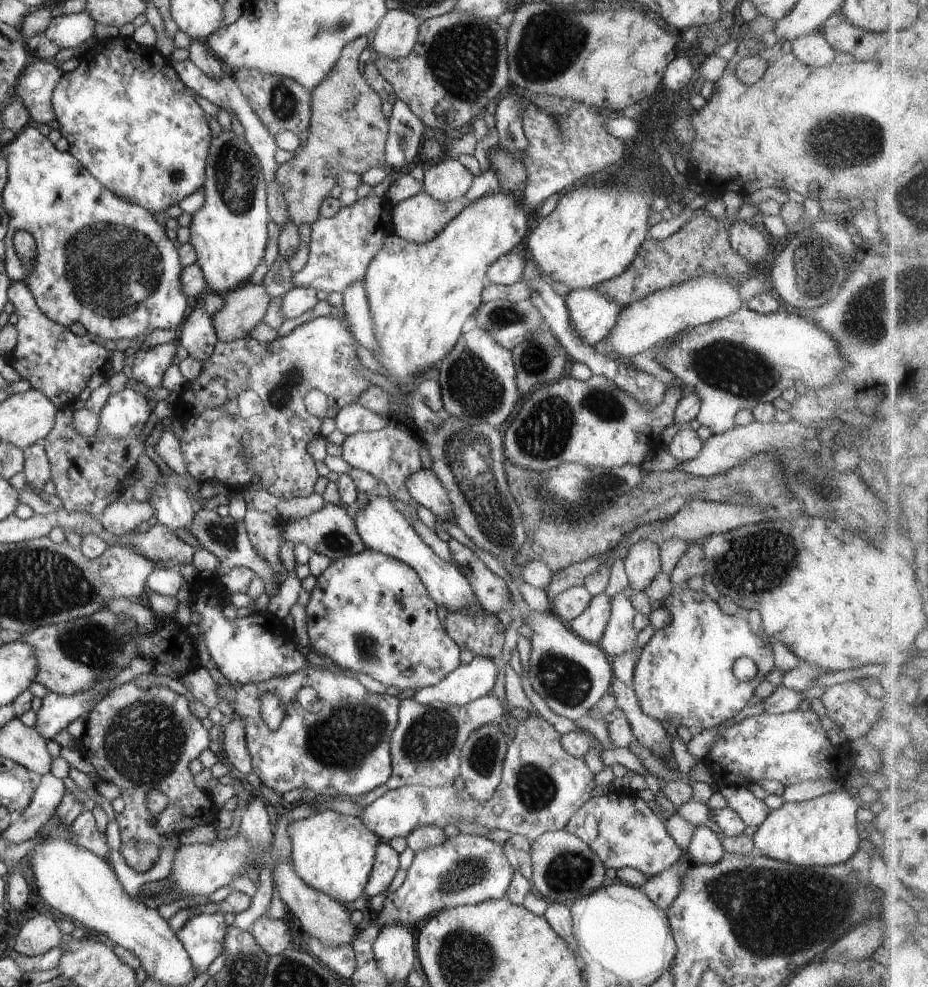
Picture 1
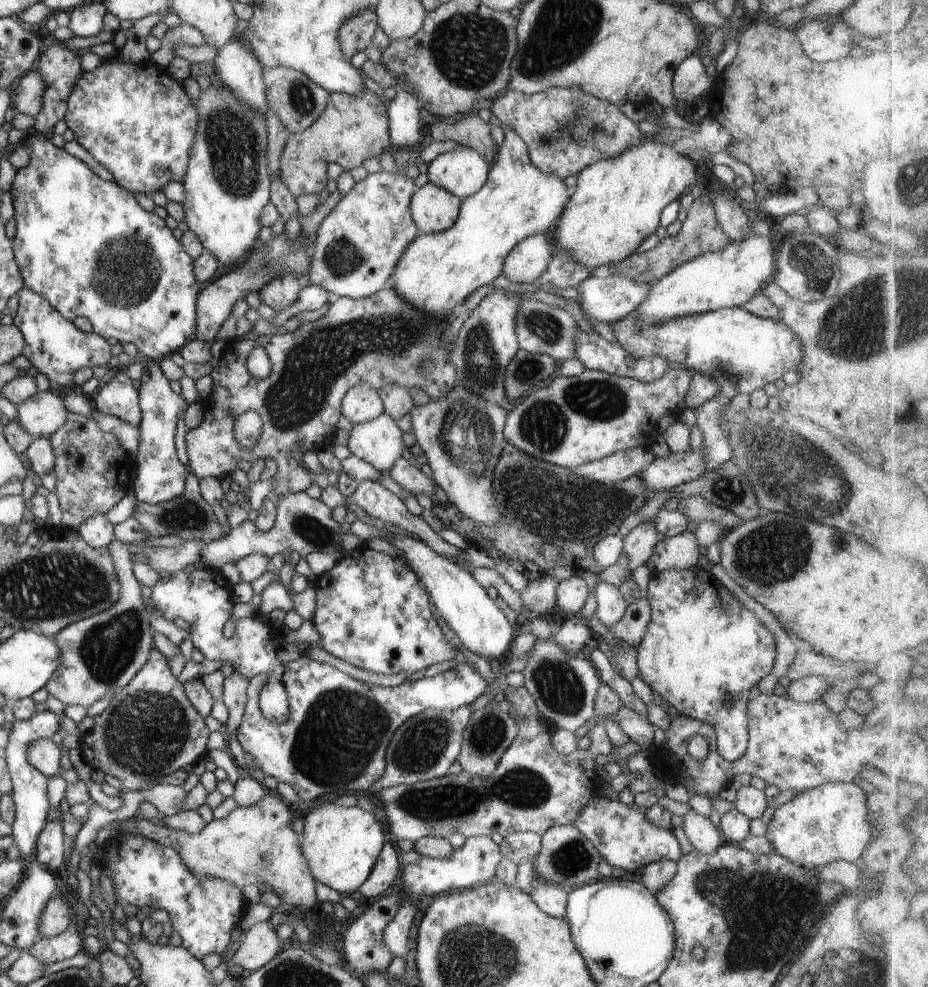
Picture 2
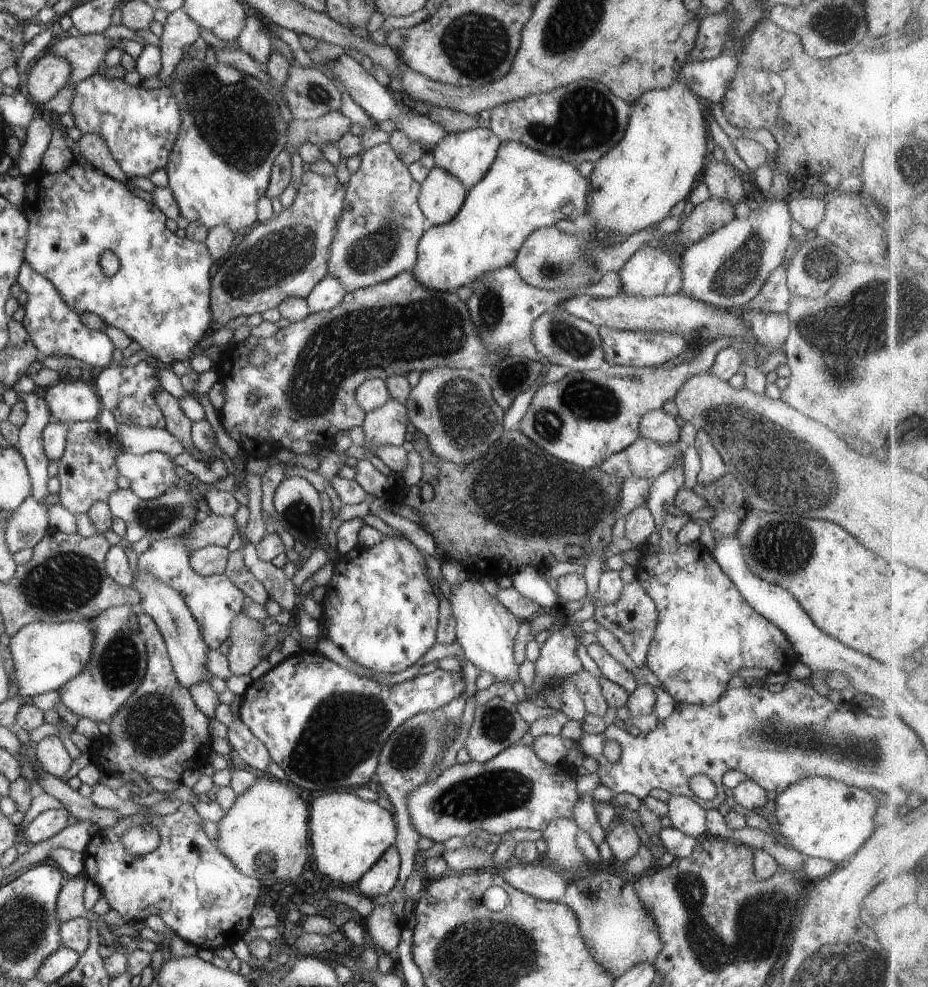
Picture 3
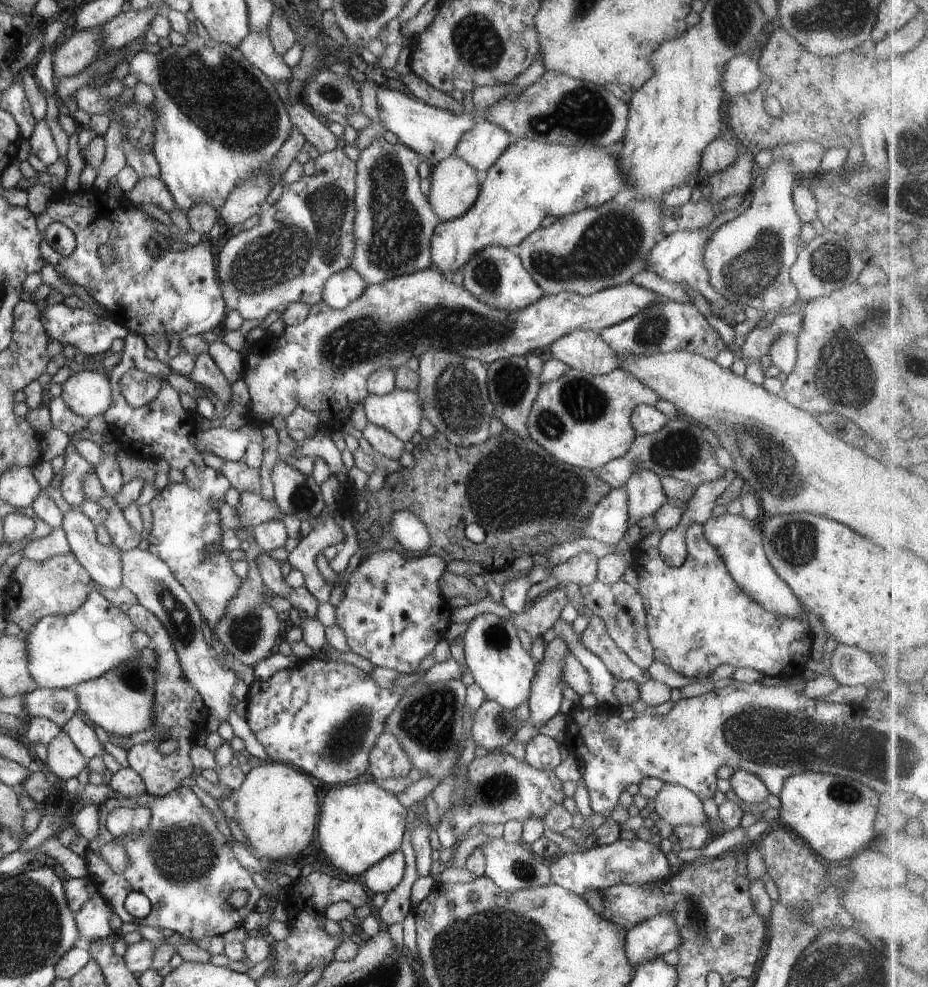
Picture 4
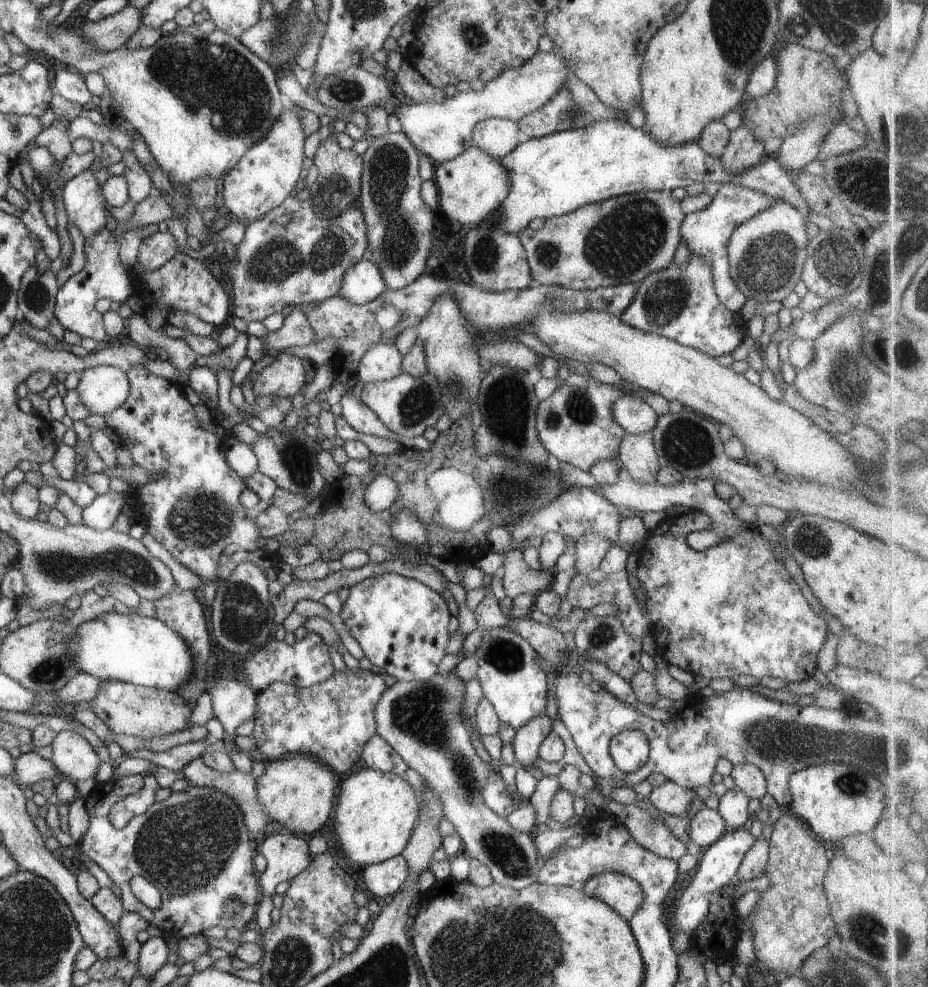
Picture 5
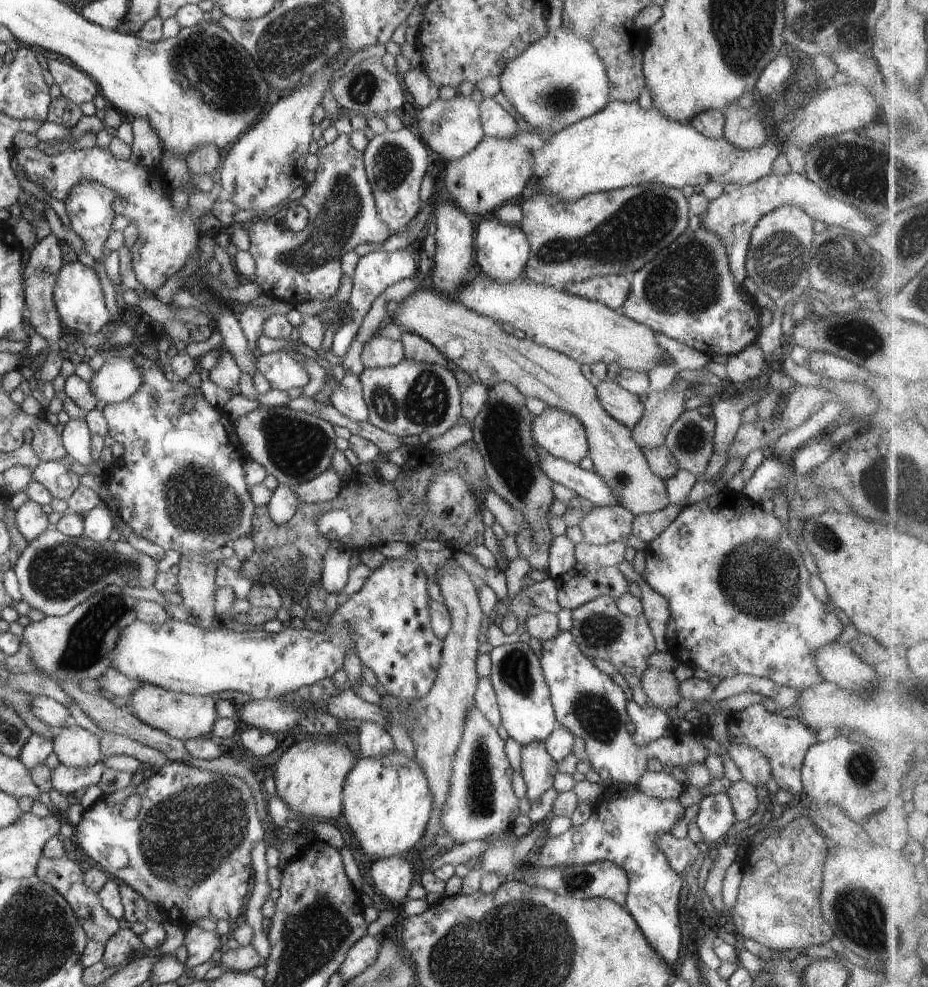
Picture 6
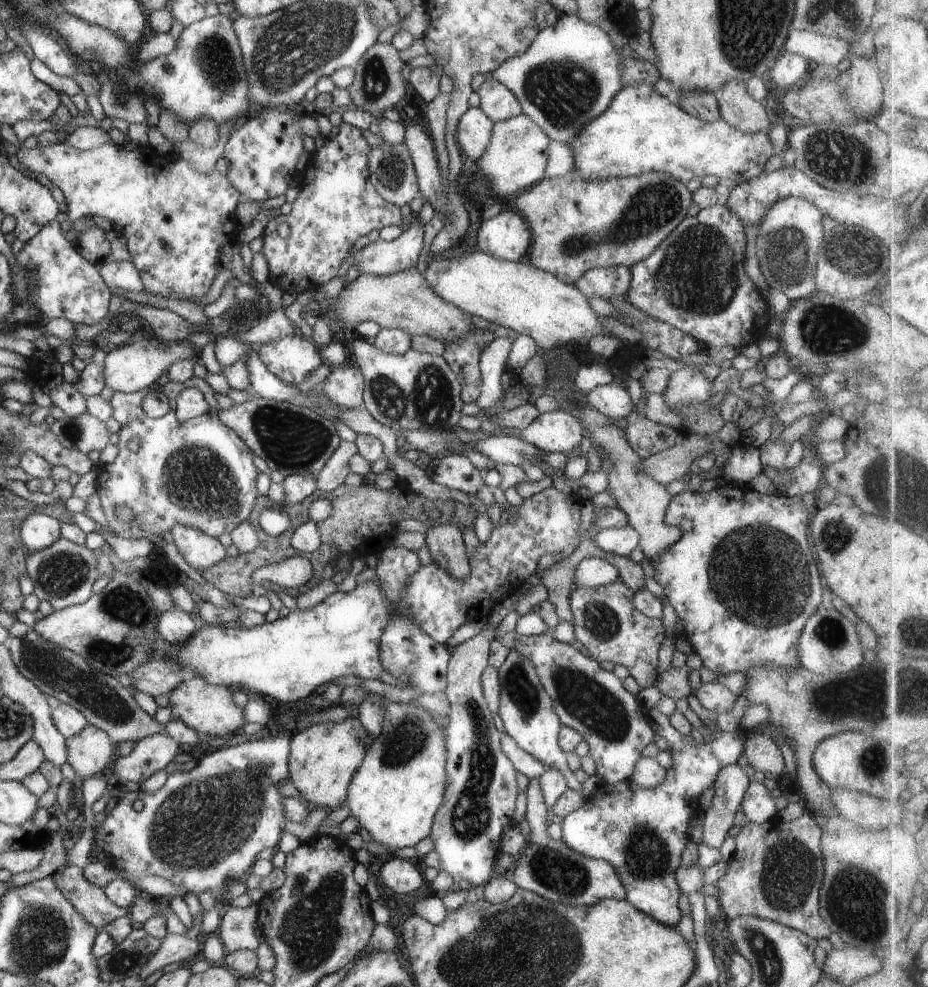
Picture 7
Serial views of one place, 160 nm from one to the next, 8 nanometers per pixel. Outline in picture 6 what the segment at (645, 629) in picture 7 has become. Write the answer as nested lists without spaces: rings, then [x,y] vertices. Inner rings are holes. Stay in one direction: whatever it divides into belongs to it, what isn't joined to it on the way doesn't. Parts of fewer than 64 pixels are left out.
[[[601,596],[584,603],[572,611],[573,627],[570,630],[584,656],[590,660],[602,658],[614,664],[614,668],[624,676],[632,688],[632,700],[641,706],[650,704],[641,687],[641,676],[648,666],[648,657],[655,650],[655,638],[648,619],[644,616],[626,616],[616,607],[616,601],[609,596]]]

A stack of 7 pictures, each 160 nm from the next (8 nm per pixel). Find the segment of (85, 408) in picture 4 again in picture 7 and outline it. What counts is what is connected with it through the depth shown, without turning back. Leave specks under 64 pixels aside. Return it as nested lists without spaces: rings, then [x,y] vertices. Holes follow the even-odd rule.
[[[137,336],[126,345],[108,347],[108,353],[104,359],[103,375],[105,385],[113,392],[133,393],[152,383],[156,383],[159,376],[176,361],[192,359],[199,356],[197,350],[189,341],[169,342],[162,340],[163,347],[154,346],[149,338]]]

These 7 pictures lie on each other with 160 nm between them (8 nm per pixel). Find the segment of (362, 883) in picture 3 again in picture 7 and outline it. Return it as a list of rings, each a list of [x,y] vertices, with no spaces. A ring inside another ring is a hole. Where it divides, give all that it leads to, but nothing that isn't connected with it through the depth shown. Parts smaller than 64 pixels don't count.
[[[398,856],[384,860],[380,867],[380,878],[396,894],[410,894],[420,888],[425,881],[425,876],[420,874],[414,860]]]

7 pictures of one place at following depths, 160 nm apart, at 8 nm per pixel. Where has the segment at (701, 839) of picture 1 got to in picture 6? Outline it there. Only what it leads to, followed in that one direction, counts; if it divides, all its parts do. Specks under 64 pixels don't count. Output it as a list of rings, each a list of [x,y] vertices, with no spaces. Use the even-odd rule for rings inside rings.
[[[667,769],[660,772],[647,770],[640,777],[637,786],[643,796],[654,797],[663,801],[678,799],[683,792],[680,782]]]

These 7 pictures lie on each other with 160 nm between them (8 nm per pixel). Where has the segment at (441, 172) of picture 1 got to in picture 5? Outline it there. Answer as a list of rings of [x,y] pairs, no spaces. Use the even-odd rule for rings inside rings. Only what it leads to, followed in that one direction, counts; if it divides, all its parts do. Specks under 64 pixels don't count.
[[[508,119],[483,120],[474,127],[472,134],[472,145],[495,159],[501,159],[505,154],[511,153],[526,139],[518,123]]]

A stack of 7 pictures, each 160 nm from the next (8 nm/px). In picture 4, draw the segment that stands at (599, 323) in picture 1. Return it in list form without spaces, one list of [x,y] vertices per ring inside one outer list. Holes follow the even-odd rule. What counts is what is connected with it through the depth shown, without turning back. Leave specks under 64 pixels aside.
[[[710,228],[707,229],[708,231],[706,229],[678,231],[660,238],[652,248],[651,253],[647,254],[647,268],[650,272],[658,274],[660,278],[664,278],[668,282],[684,286],[682,287],[683,289],[690,288],[690,290],[700,292],[715,307],[722,308],[728,304],[736,305],[735,303],[730,303],[716,292],[716,289],[711,285],[709,272],[704,268],[704,249],[707,242],[711,240],[711,234],[713,233]]]

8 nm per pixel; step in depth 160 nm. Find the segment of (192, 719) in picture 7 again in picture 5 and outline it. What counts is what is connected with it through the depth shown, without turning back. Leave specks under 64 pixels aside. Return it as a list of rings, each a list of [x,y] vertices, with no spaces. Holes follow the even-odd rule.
[[[106,681],[88,703],[89,709],[108,725],[116,734],[127,734],[136,738],[151,739],[186,728],[186,722],[193,711],[190,703],[183,701],[176,693],[166,689],[155,689],[122,681]]]

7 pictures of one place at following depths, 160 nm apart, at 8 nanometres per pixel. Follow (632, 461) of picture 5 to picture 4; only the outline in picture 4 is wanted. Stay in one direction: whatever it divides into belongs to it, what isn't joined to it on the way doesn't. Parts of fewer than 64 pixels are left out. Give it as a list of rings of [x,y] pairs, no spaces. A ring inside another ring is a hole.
[[[637,467],[625,486],[629,500],[630,524],[637,524],[640,518],[653,516],[665,504],[666,496],[661,479],[655,472]]]

